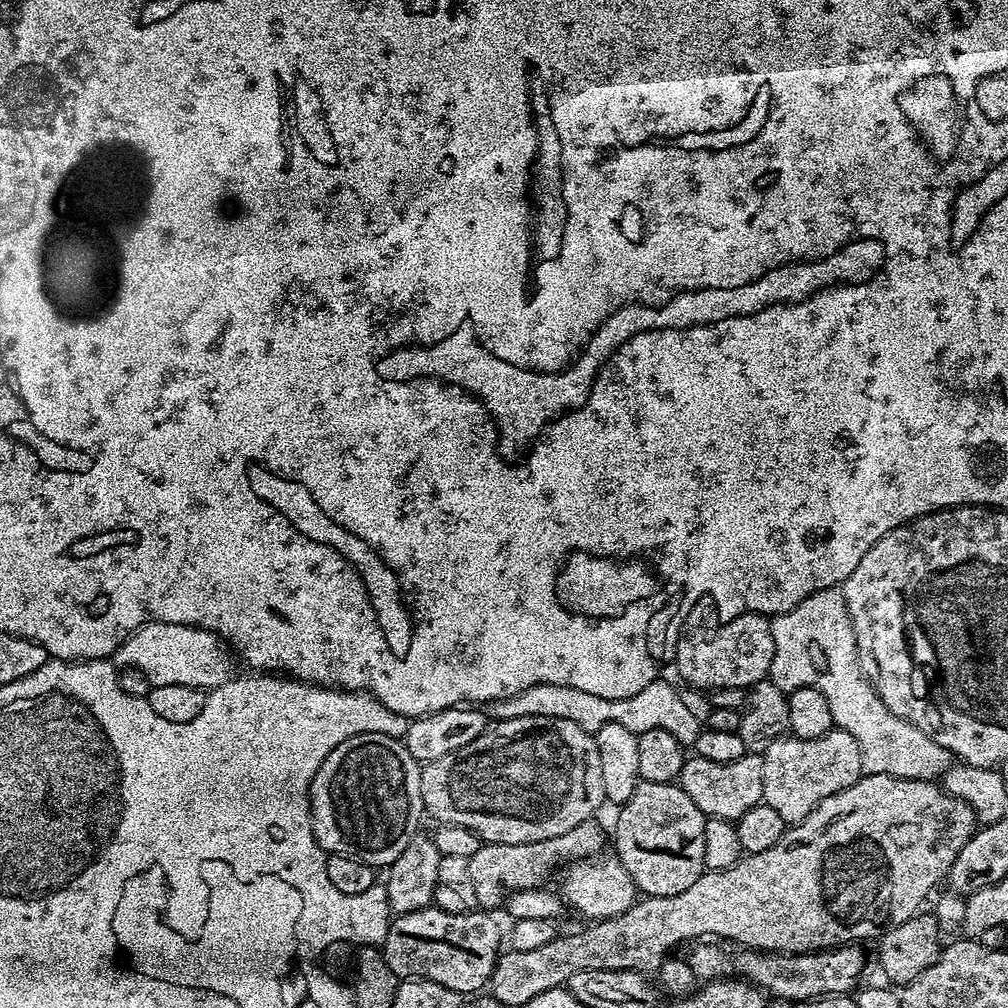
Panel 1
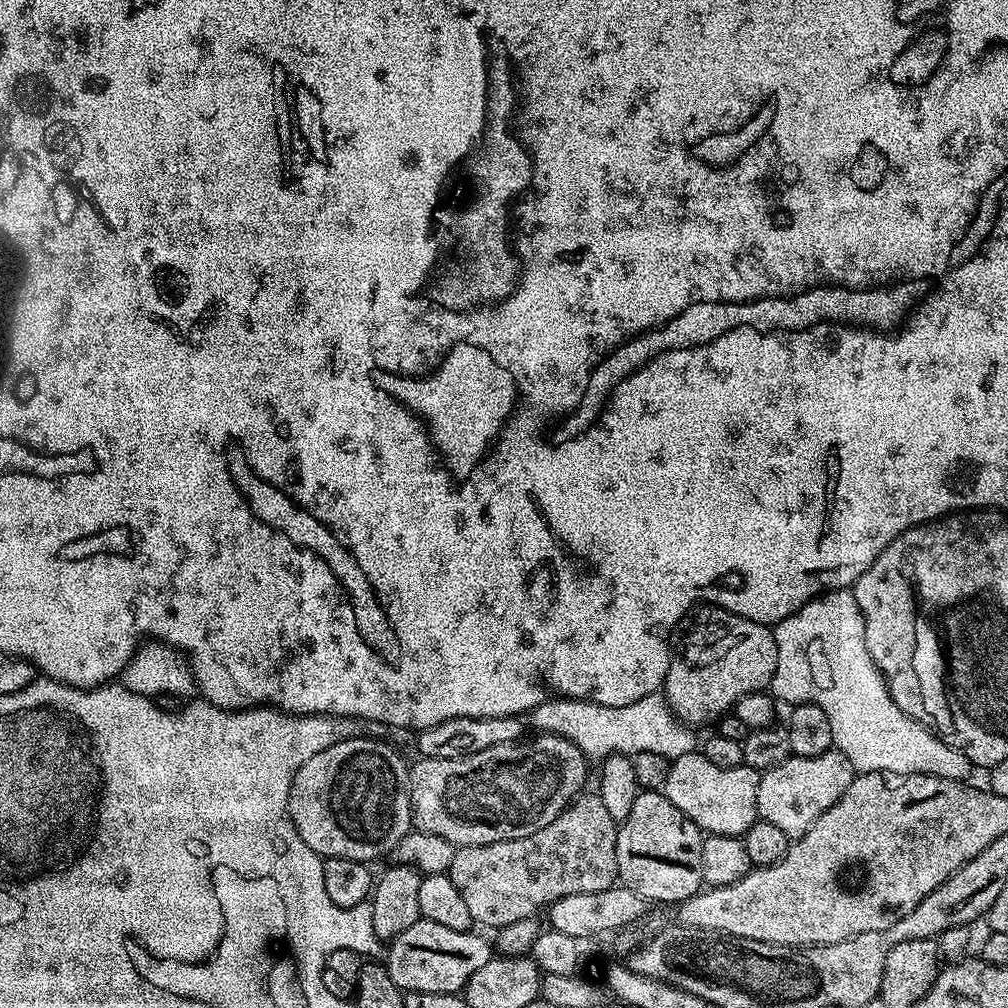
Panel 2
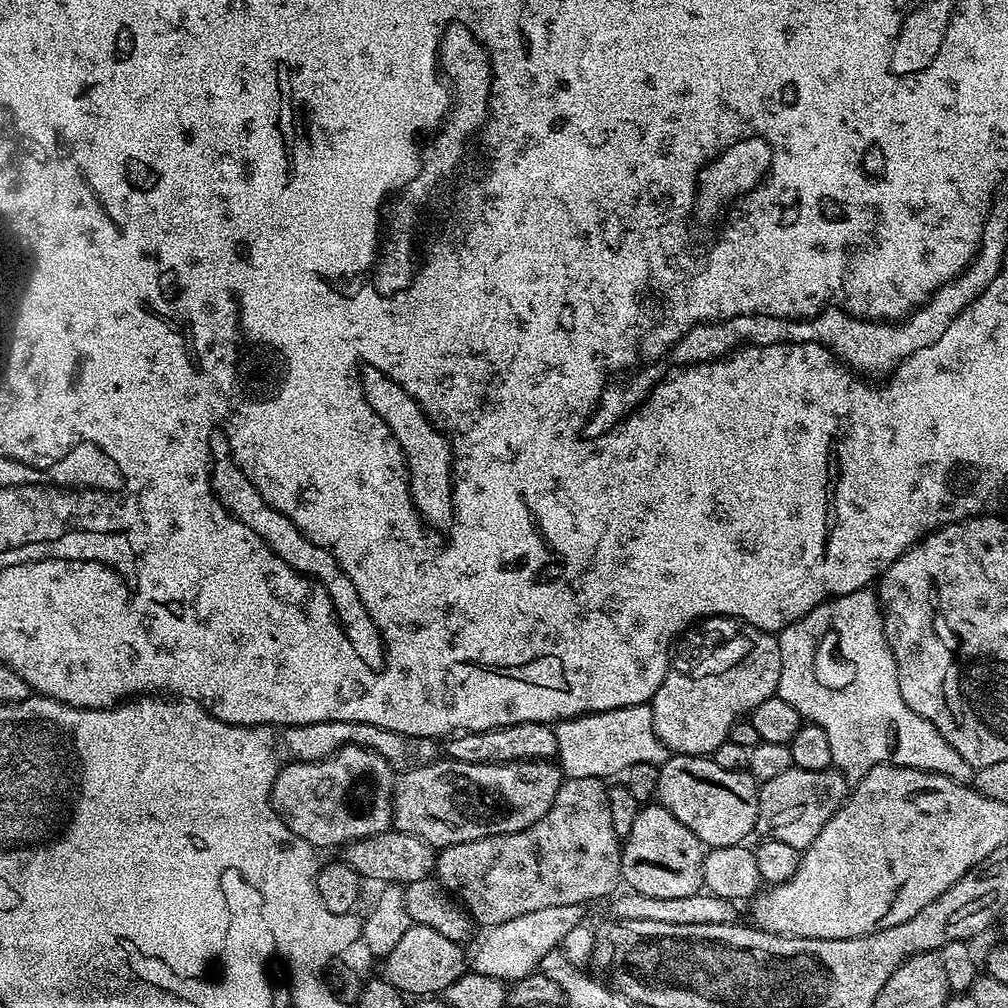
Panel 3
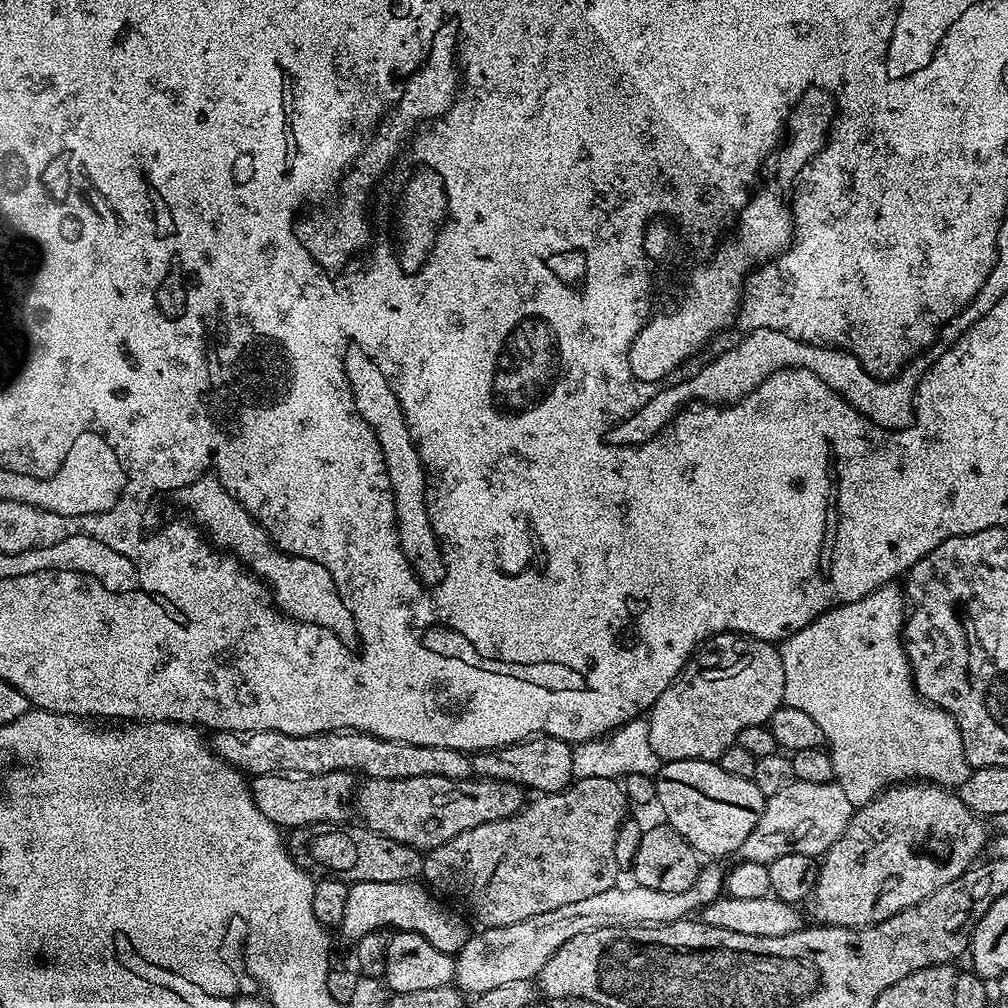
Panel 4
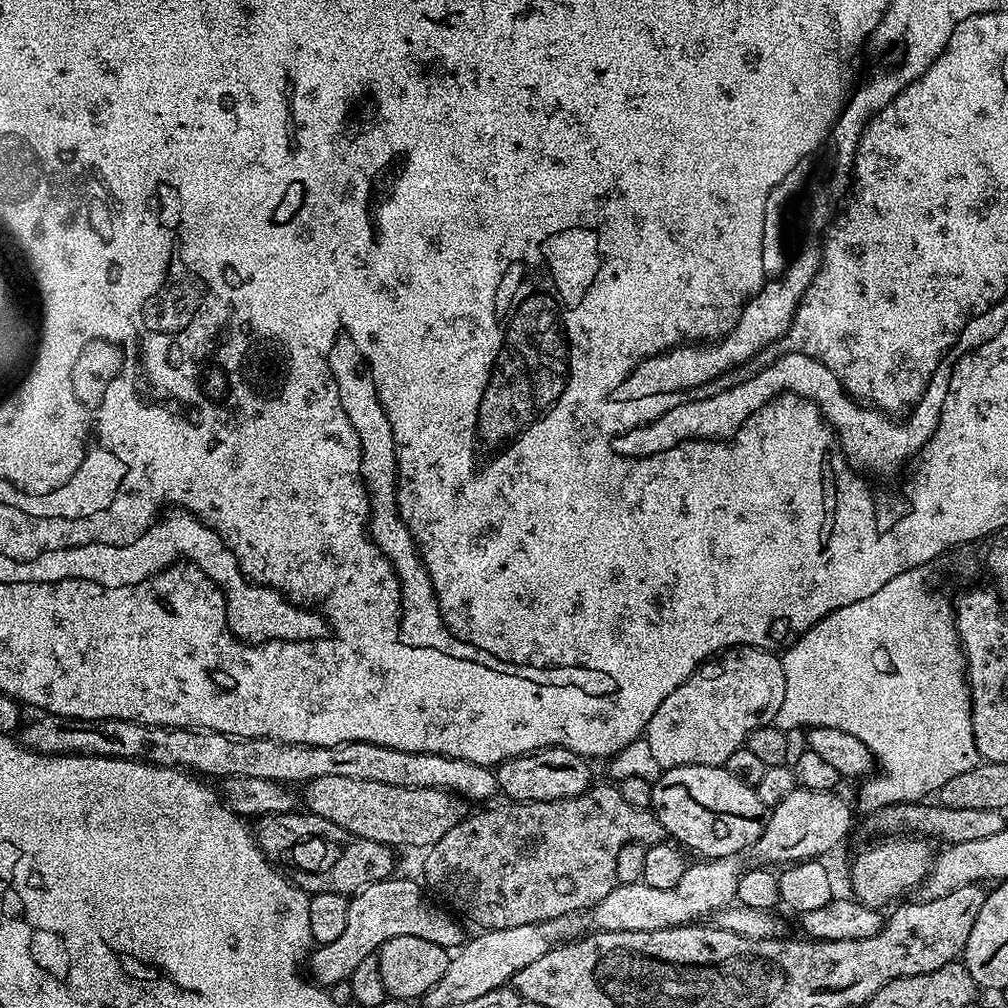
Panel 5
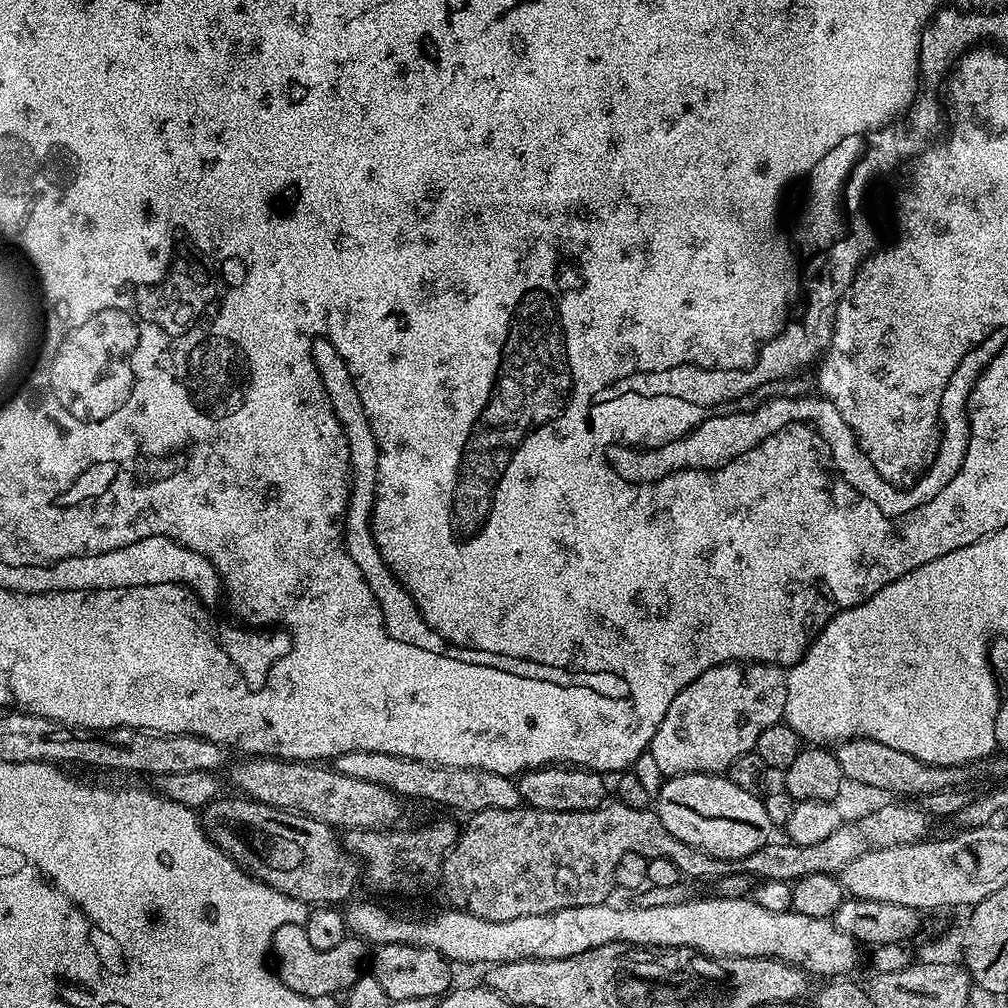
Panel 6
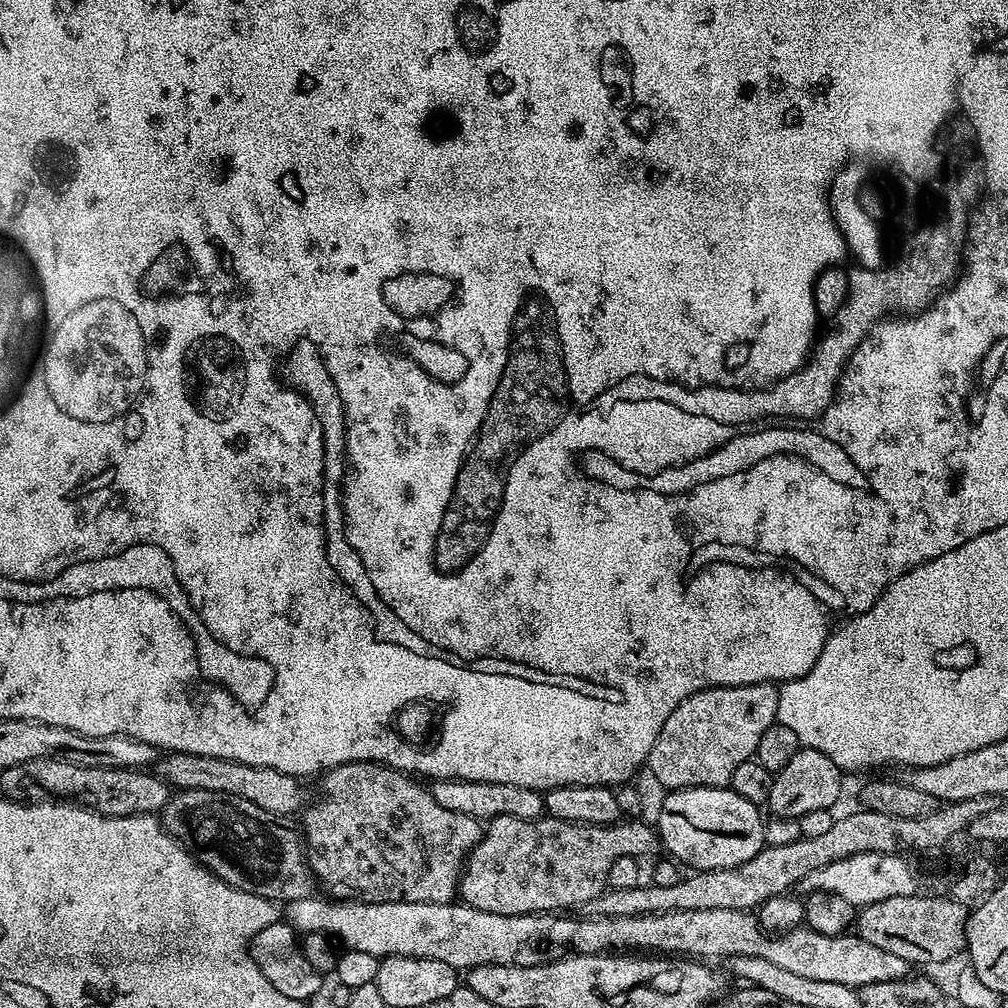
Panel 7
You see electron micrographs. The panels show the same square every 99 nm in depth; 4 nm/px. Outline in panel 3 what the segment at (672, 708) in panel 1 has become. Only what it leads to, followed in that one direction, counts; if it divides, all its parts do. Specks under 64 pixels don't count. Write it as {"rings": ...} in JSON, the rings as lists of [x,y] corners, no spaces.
{"rings":[[[651,703],[575,716],[573,720],[559,721],[555,729],[558,738],[556,756],[563,775],[569,780],[616,778],[626,766],[634,766],[638,762],[659,766],[666,763],[670,755],[668,747],[660,741],[654,730]]]}

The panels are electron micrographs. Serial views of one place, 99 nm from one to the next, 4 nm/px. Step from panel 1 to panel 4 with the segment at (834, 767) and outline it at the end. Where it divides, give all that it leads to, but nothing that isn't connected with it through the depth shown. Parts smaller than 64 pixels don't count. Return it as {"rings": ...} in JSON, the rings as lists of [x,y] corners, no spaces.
{"rings":[[[793,778],[778,794],[764,801],[764,813],[758,818],[758,826],[746,838],[739,850],[740,860],[769,864],[782,854],[806,854],[813,858],[823,857],[825,852],[842,838],[846,826],[852,821],[852,803],[846,799],[842,786],[835,782],[802,782]]]}

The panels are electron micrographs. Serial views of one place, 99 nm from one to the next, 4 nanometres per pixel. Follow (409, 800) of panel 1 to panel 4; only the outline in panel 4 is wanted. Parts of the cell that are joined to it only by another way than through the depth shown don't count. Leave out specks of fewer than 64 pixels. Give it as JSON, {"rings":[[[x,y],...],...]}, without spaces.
{"rings":[[[331,772],[317,776],[302,776],[299,774],[262,774],[253,776],[250,780],[254,806],[270,818],[281,830],[294,828],[309,828],[312,824],[327,824],[336,826],[347,812],[354,800],[358,780],[350,772]]]}

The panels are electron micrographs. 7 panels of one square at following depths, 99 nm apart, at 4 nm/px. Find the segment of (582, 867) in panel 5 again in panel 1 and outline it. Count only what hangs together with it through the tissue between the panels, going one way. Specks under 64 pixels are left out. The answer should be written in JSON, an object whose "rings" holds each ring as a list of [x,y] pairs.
{"rings":[[[595,819],[574,826],[574,830],[566,830],[566,834],[558,834],[558,838],[546,838],[542,842],[526,842],[525,844],[485,844],[481,843],[478,851],[466,862],[468,880],[472,883],[472,892],[481,909],[496,910],[505,903],[506,893],[521,892],[541,887],[544,880],[555,868],[563,869],[580,860],[599,857],[605,851],[604,828],[596,824]]]}

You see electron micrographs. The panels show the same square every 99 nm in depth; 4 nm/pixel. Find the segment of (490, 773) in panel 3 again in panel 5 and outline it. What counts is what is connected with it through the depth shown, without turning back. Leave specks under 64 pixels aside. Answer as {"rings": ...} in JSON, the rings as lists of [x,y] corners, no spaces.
{"rings":[[[314,778],[303,785],[302,804],[307,811],[318,818],[326,818],[326,822],[334,822],[334,826],[342,826],[350,834],[358,838],[366,838],[370,842],[382,842],[393,850],[400,848],[421,848],[427,850],[447,834],[454,830],[458,822],[466,815],[466,801],[463,796],[447,792],[445,788],[403,788],[402,786],[386,786],[386,782],[362,782],[358,778]]]}

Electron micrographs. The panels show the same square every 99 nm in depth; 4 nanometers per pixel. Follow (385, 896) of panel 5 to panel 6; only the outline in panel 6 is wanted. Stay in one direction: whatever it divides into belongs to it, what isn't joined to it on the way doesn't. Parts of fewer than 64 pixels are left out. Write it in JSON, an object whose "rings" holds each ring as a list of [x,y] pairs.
{"rings":[[[287,923],[275,931],[271,953],[274,970],[288,989],[315,1000],[322,1000],[326,996],[334,996],[340,989],[352,987],[363,973],[362,964],[364,962],[365,965],[368,950],[359,937],[349,936],[331,950],[318,951],[307,940],[306,930],[302,924]]]}

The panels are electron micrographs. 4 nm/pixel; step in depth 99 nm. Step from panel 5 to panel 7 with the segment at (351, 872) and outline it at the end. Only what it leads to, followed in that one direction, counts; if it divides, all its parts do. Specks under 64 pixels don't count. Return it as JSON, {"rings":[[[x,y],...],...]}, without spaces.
{"rings":[[[210,790],[177,791],[169,795],[162,813],[162,823],[179,844],[198,854],[199,863],[222,878],[222,882],[238,890],[246,890],[273,902],[287,902],[313,895],[314,877],[308,867],[301,829],[297,825],[295,828],[283,816],[275,816],[254,806],[254,802],[246,802],[246,798],[238,798],[234,794],[214,794]]]}

